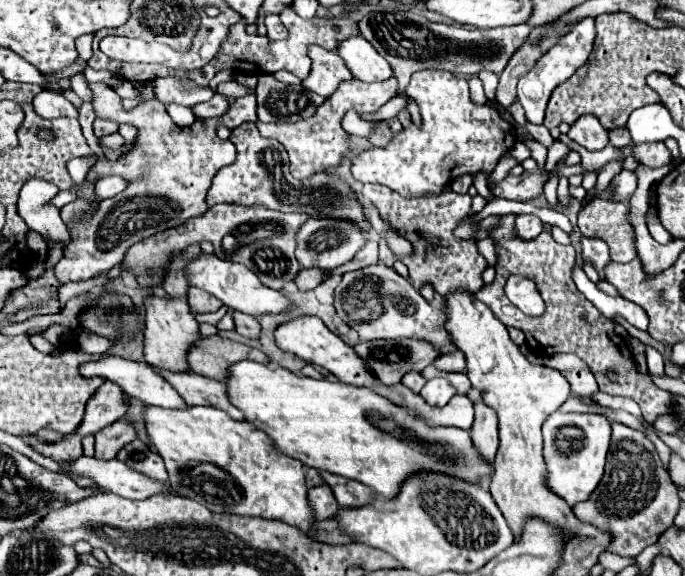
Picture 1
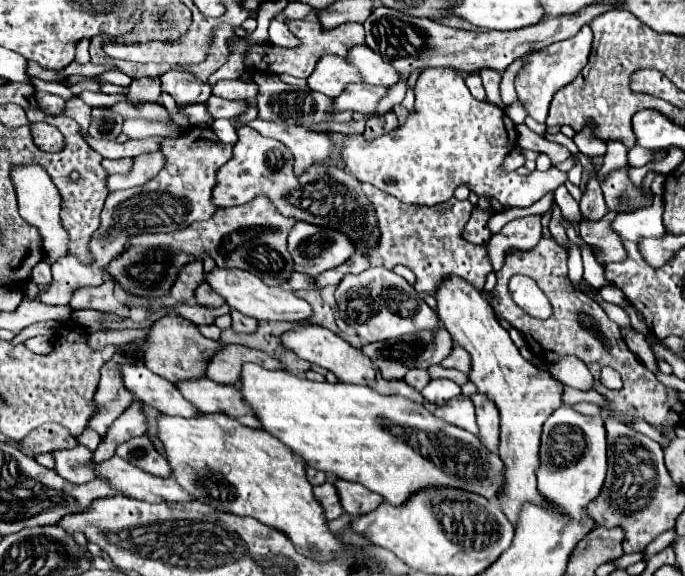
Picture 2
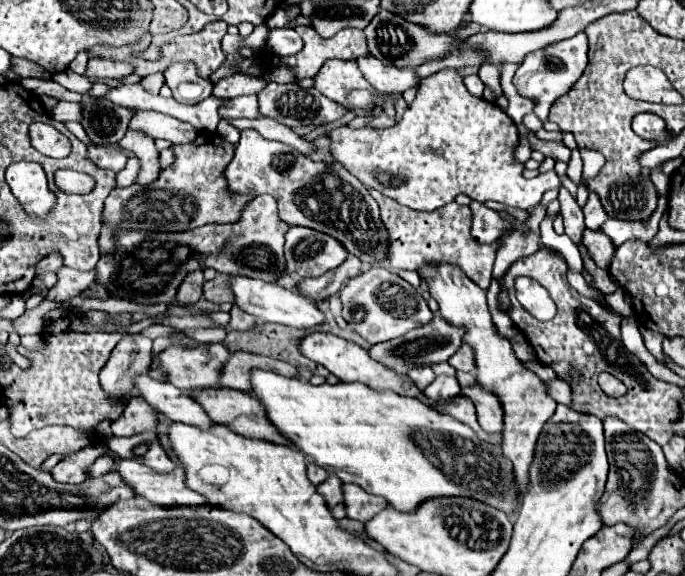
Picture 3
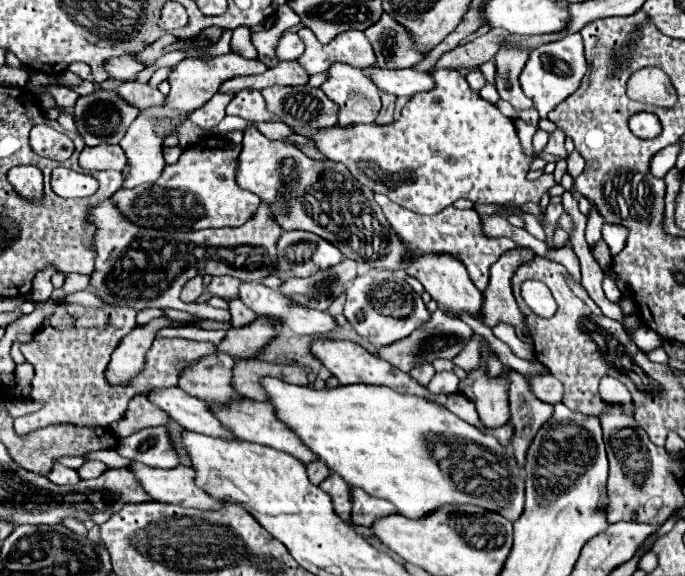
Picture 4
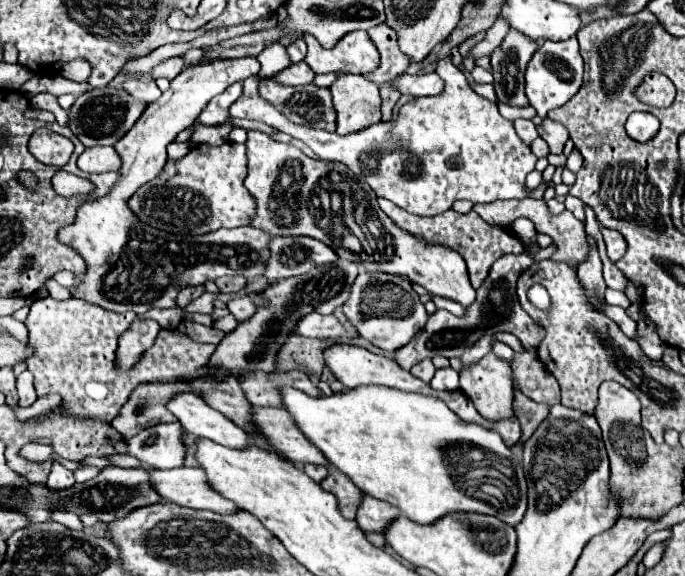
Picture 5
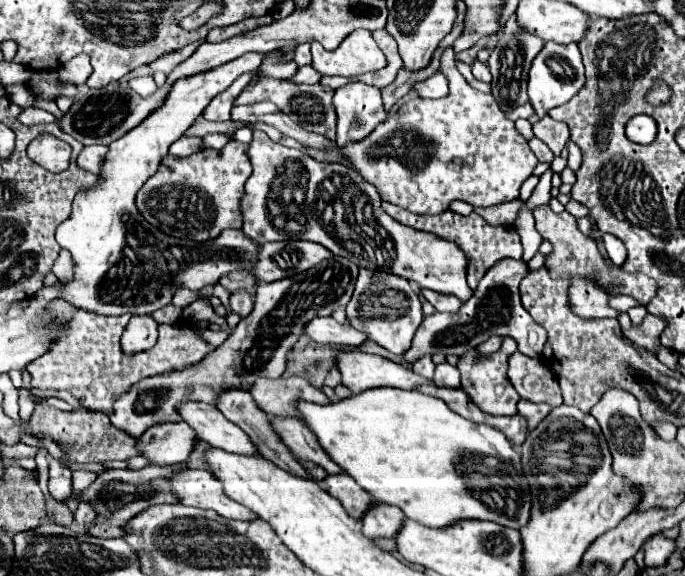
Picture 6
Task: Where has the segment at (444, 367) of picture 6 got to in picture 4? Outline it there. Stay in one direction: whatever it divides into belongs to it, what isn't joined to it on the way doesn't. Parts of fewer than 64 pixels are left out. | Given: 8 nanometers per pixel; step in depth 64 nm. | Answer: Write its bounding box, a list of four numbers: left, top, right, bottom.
[428,372,458,394]

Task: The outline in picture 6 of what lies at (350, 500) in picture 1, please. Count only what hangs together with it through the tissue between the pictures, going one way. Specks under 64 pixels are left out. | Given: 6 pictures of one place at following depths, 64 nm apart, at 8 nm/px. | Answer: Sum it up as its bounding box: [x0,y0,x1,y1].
[362,502,404,538]

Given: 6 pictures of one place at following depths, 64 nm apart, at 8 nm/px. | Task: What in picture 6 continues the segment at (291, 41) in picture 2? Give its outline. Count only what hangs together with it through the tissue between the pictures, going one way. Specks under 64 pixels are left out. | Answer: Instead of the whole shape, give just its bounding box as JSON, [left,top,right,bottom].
[294,44,312,66]

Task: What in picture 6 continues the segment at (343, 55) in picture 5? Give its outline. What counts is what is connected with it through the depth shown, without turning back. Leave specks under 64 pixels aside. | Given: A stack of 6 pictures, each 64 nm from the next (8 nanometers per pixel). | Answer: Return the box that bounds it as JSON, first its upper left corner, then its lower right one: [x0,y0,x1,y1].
[310,30,386,78]

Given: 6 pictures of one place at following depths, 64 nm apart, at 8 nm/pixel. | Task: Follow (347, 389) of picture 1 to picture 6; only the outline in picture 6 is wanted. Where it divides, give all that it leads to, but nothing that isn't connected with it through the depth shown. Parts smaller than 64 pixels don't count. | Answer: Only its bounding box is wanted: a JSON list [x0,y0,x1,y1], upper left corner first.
[296,388,530,530]

